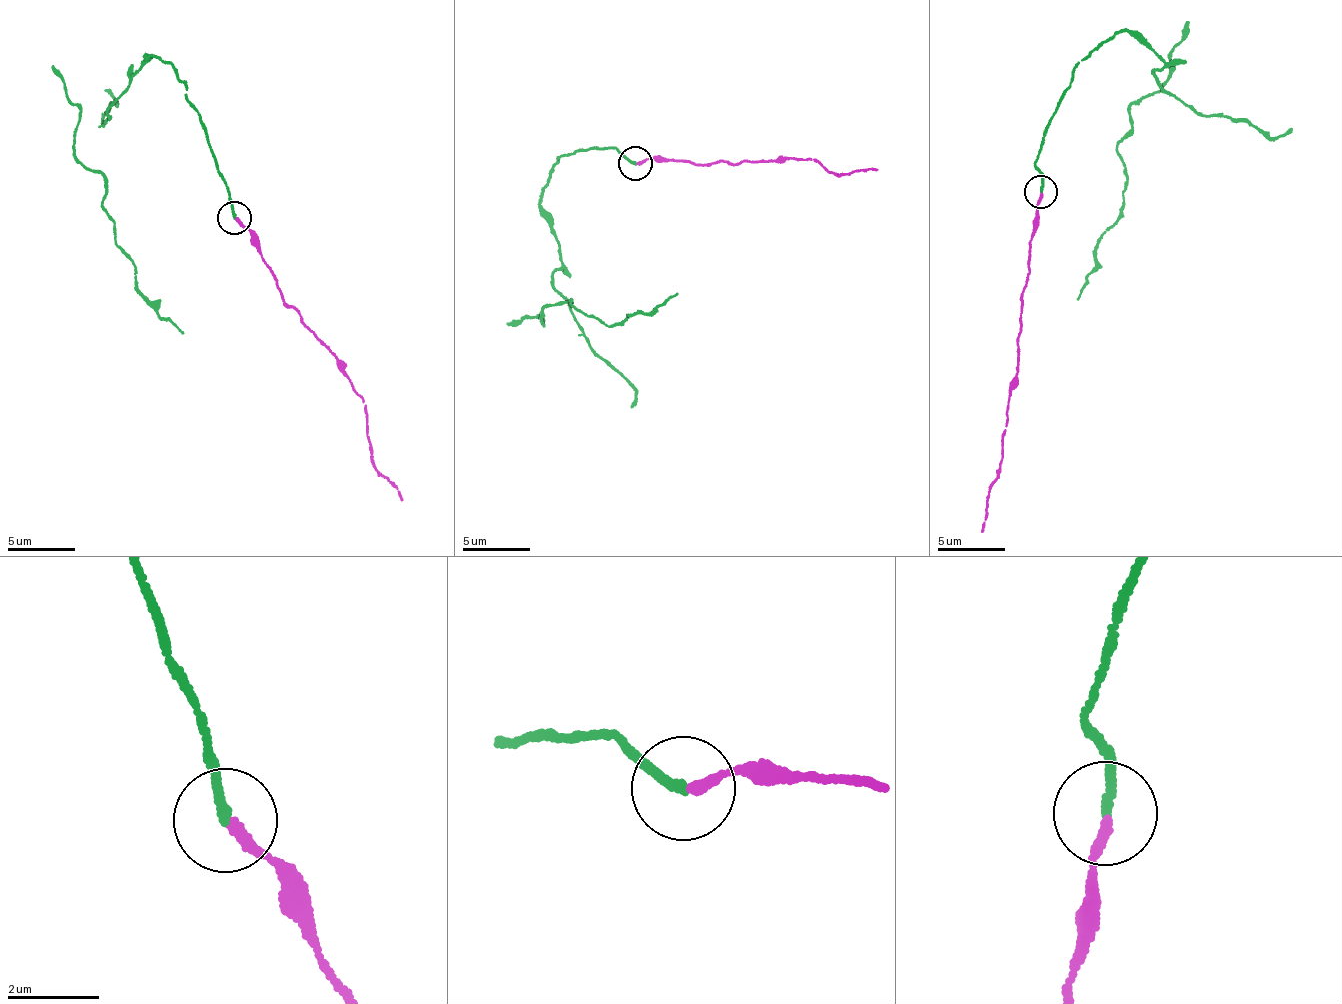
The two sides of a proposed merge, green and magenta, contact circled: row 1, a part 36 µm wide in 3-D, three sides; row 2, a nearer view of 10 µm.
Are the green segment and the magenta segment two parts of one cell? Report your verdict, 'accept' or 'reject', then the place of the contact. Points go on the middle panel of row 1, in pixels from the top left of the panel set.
accept; place (635, 163)

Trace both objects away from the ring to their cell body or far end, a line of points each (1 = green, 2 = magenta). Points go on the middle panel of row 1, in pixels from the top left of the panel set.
1: (634, 162), (596, 145), (559, 158), (541, 202), (562, 299), (540, 320), (569, 301), (607, 327), (677, 295)
2: (635, 164), (653, 159), (733, 166), (796, 157), (818, 161), (830, 174), (843, 177), (871, 166), (879, 170)

